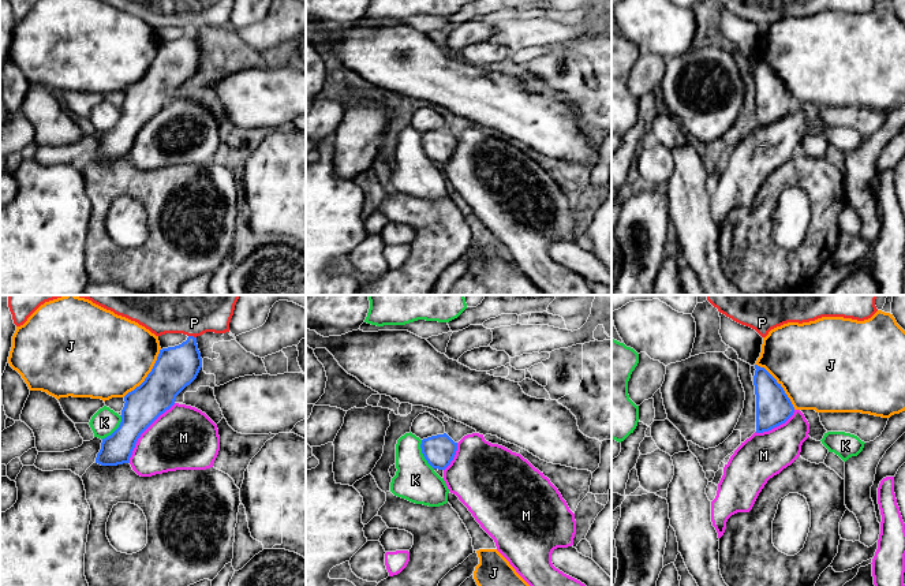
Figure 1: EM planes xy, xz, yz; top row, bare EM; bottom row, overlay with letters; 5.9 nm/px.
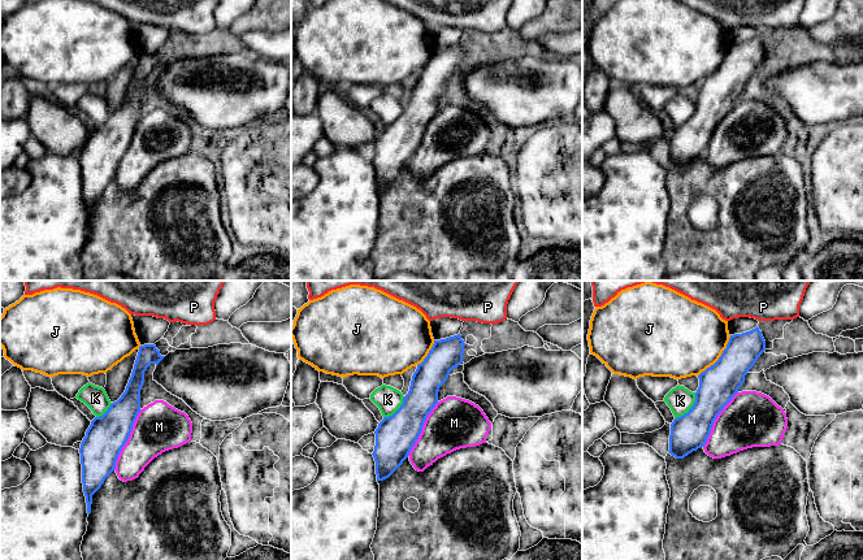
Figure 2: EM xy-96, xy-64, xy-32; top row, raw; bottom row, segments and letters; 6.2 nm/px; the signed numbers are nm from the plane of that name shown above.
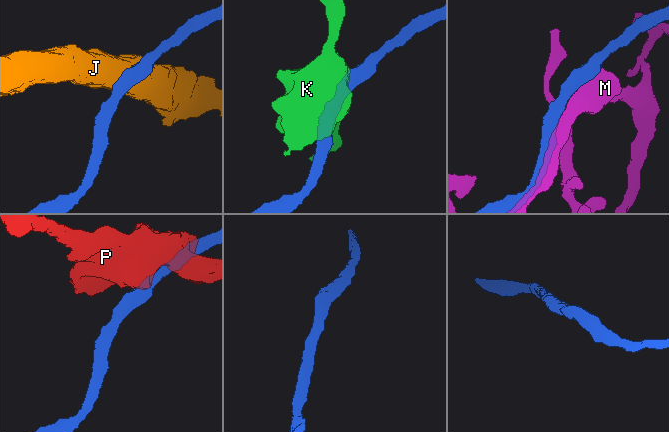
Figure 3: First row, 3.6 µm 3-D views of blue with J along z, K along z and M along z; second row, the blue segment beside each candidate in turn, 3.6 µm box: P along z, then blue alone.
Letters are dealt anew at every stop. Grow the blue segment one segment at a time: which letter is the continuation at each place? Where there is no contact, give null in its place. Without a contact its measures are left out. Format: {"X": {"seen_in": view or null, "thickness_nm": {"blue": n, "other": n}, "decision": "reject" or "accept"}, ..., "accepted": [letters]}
{"J": {"seen_in": "xy", "thickness_nm": {"blue": 240, "other": 480}, "decision": "reject"}, "K": {"seen_in": "xz", "thickness_nm": {"blue": 180, "other": 240}, "decision": "reject"}, "M": {"seen_in": "xy", "thickness_nm": {"blue": 220, "other": 380}, "decision": "accept"}, "P": {"seen_in": "xy", "thickness_nm": {"blue": 240, "other": 180}, "decision": "reject"}, "accepted": ["M"]}

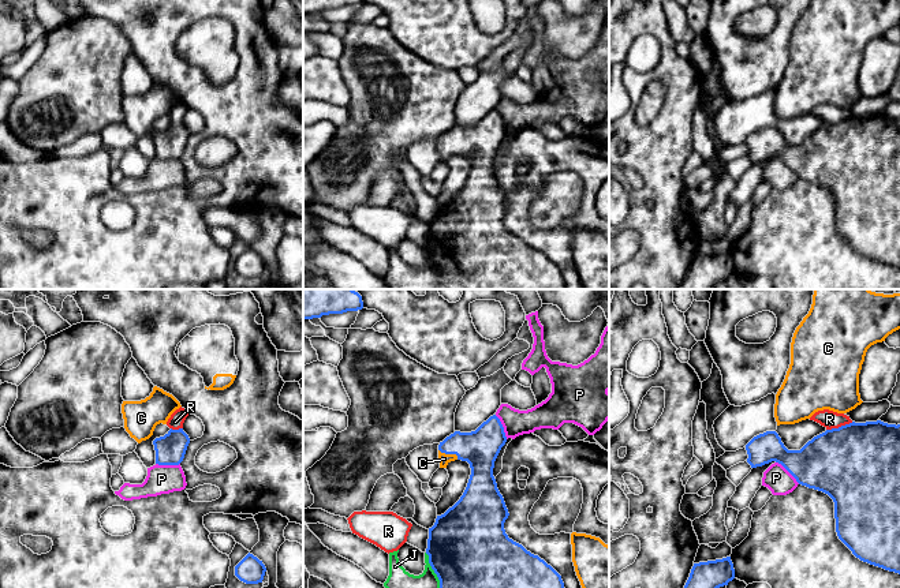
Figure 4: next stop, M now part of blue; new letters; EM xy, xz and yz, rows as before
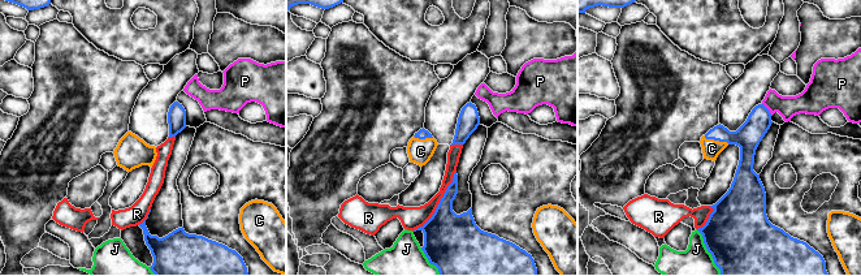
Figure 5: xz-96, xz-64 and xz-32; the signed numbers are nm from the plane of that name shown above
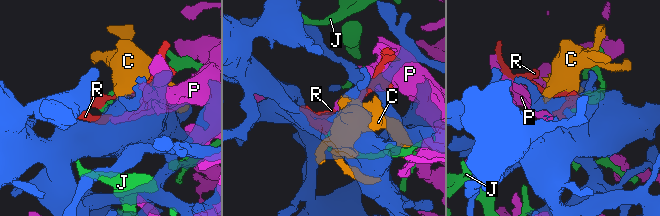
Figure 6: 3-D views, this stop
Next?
{"C": {"seen_in": "xz", "thickness_nm": {"blue": 220, "other": 70}, "decision": "accept"}, "J": {"seen_in": "xz", "thickness_nm": {"blue": 480, "other": 220}, "decision": "reject"}, "P": {"seen_in": "yz", "thickness_nm": {"blue": 340, "other": 160}, "decision": "reject"}, "R": {"seen_in": "yz", "thickness_nm": {"blue": 500, "other": 110}, "decision": "reject"}, "accepted": ["C"]}

